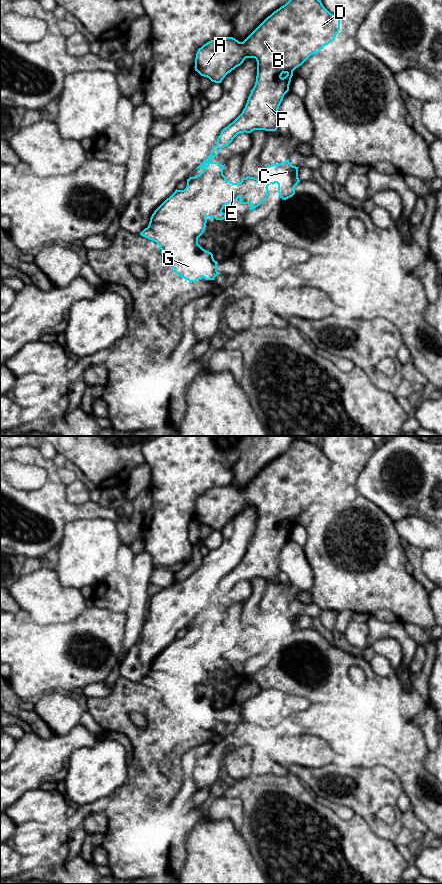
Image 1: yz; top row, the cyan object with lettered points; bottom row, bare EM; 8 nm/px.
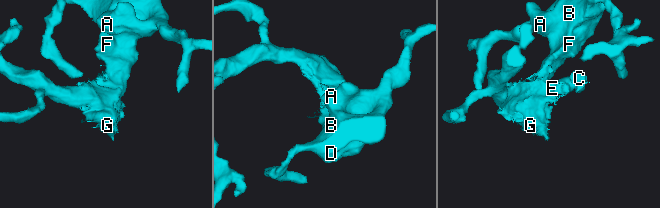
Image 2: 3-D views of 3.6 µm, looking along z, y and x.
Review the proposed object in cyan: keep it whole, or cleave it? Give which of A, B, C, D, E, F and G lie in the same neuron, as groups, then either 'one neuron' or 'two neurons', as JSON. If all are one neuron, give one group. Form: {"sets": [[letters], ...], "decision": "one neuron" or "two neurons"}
{"sets": [["A", "B", "C", "D", "E", "F", "G"]], "decision": "one neuron"}

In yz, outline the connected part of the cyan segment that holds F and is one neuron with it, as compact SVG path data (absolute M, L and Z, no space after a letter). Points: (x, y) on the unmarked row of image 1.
M294 437L291 446L289 447L289 449L281 454L279 457L277 457L276 459L274 459L270 464L268 464L243 490L239 490L238 488L236 488L233 485L226 485L226 486L221 486L221 487L215 487L215 488L211 488L209 490L207 490L206 492L204 492L201 496L198 497L197 501L196 501L196 506L195 506L195 519L197 519L201 524L207 525L209 526L212 530L215 531L221 531L222 528L225 526L225 524L230 521L232 518L234 518L236 515L240 514L244 508L246 506L255 506L257 509L257 524L256 524L256 530L255 533L253 535L253 537L251 538L251 541L248 545L247 551L245 553L245 556L243 557L242 561L232 570L230 571L227 575L225 575L220 583L217 586L217 593L214 594L212 596L212 599L210 601L210 603L207 605L207 607L205 609L203 609L196 617L203 615L204 618L199 622L196 623L194 625L189 625L187 627L187 634L184 638L175 638L175 640L169 645L167 646L152 662L151 666L150 666L150 670L147 676L145 676L140 683L152 688L154 690L156 690L160 697L161 697L161 702L163 704L163 706L172 714L172 716L174 717L174 719L182 726L188 728L189 730L195 730L197 728L202 728L203 726L205 728L214 728L215 725L218 722L221 722L220 720L217 719L217 712L218 710L214 708L213 706L213 702L205 697L203 697L199 692L198 692L198 686L203 682L204 677L206 675L206 671L207 671L207 665L211 665L211 666L215 666L216 668L223 668L226 666L226 662L222 660L223 656L225 653L229 652L229 651L235 651L236 648L239 646L240 647L240 651L242 652L251 652L252 654L249 656L249 658L253 658L256 655L258 655L259 653L261 653L264 648L267 646L269 638L268 638L268 634L270 632L278 632L278 641L279 641L279 645L282 646L283 648L286 648L290 645L292 645L295 642L295 634L300 630L299 626L298 626L298 616L296 614L293 614L290 610L289 607L285 608L284 610L280 611L280 612L272 612L272 613L268 613L267 614L267 626L264 629L260 629L255 625L250 625L247 624L246 626L243 626L240 630L238 631L233 631L229 628L226 627L226 625L223 623L223 617L224 617L224 613L220 612L218 609L216 610L212 610L211 607L213 605L216 605L220 598L222 596L224 596L225 594L228 594L233 587L240 581L251 581L254 578L265 578L265 579L276 579L280 570L279 570L279 565L278 565L278 557L279 554L283 548L284 543L289 539L289 533L291 530L291 526L293 524L293 519L298 516L299 514L301 514L311 503L313 502L317 502L320 500L320 498L328 493L330 490L332 490L334 488L334 486L336 485L337 481L340 478L340 467L339 465L337 465L336 463L331 462L322 452L321 448L319 448L317 445L309 443L305 440L301 440L298 439L296 437Z

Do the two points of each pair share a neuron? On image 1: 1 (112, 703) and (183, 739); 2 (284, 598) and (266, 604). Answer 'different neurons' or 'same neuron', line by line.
1: same neuron
2: same neuron

